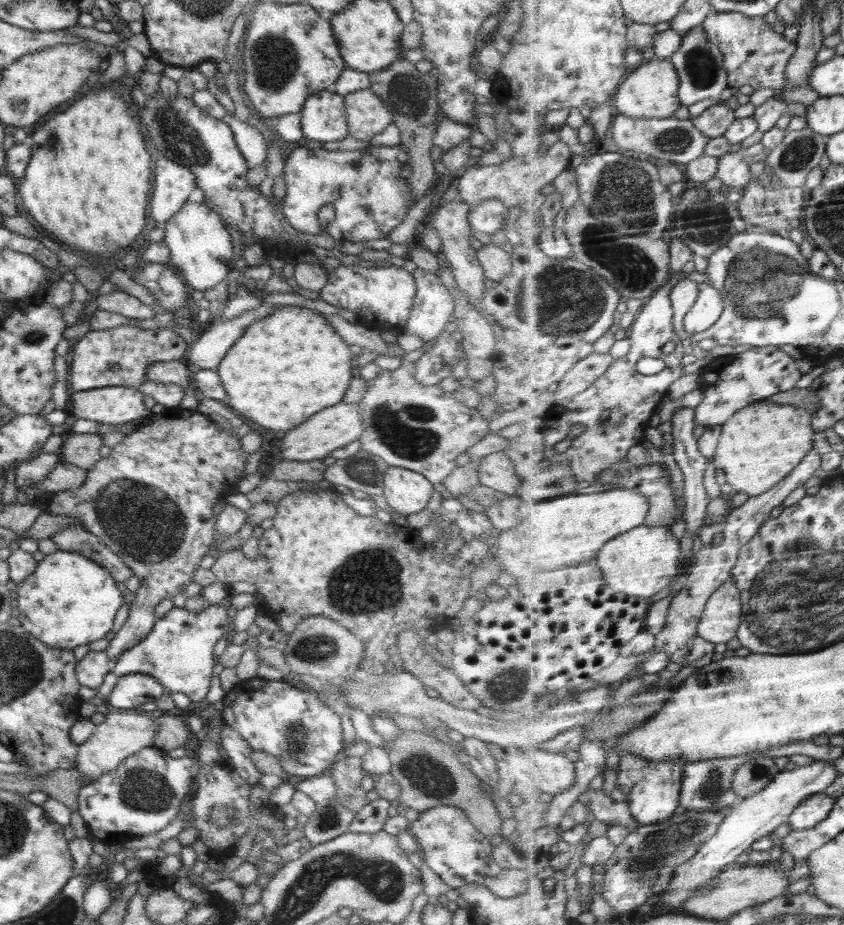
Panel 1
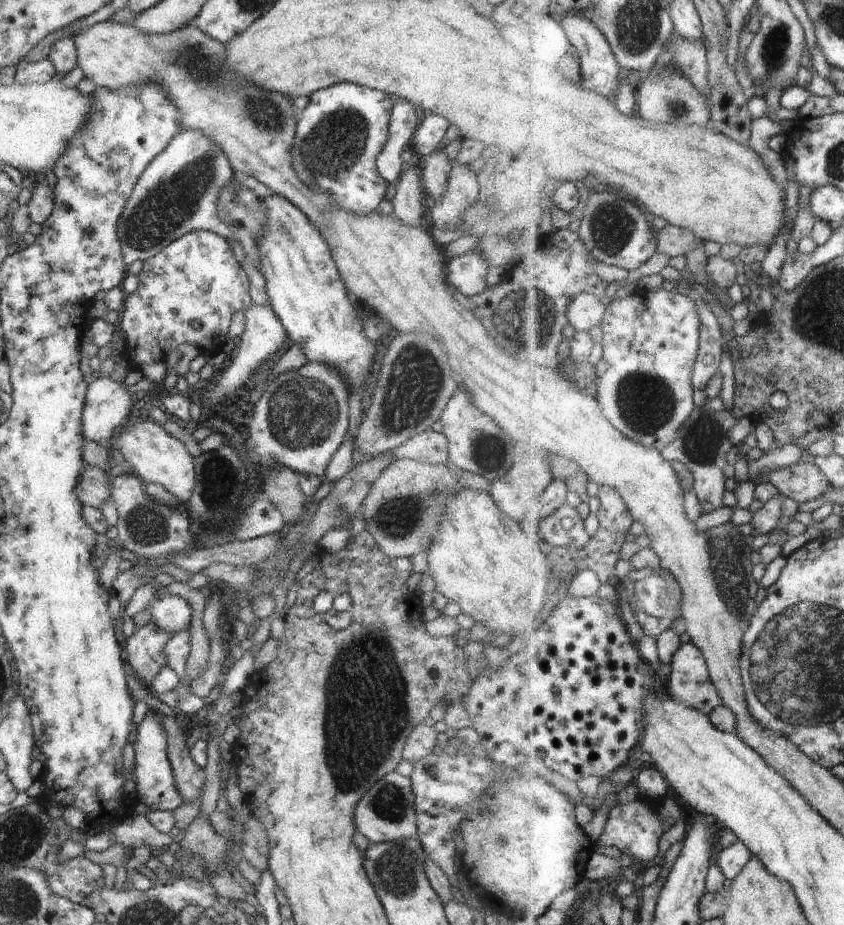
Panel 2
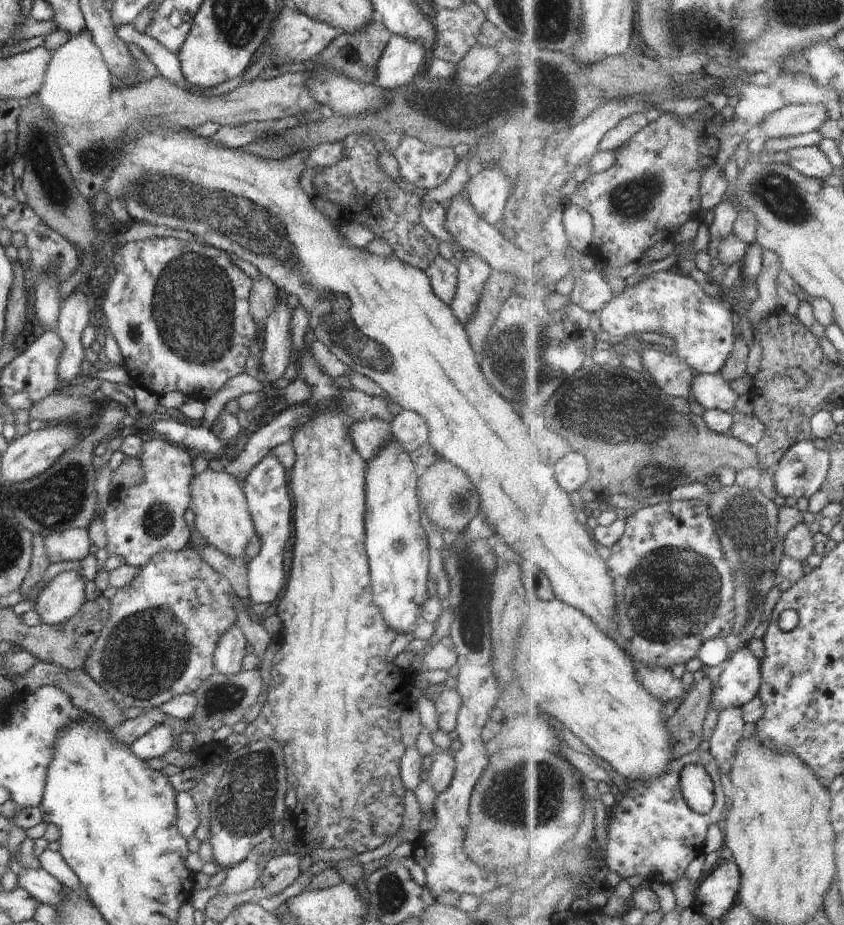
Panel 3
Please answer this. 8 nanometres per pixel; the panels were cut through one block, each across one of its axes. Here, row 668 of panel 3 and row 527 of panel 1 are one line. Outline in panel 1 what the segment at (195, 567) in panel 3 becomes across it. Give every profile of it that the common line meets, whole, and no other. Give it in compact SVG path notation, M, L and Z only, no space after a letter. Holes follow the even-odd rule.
M174 407L170 410L166 409L162 414L152 414L146 418L142 418L141 422L135 426L135 429L126 434L120 444L112 447L112 452L108 458L102 458L96 462L87 471L86 479L76 491L62 490L56 493L44 493L42 497L42 510L51 515L64 515L77 518L79 524L91 534L94 534L99 541L106 544L112 552L115 552L122 562L132 571L133 576L140 578L142 585L138 591L128 598L129 615L123 626L118 630L114 638L109 642L105 653L108 655L110 662L114 662L122 652L126 652L129 648L136 646L140 641L147 637L147 634L152 630L155 620L154 608L160 603L163 598L172 599L177 594L185 592L185 588L193 582L193 572L200 567L200 561L203 556L208 554L208 551L216 540L216 519L218 516L214 515L214 503L219 499L224 499L232 490L238 489L238 483L244 478L244 471L247 466L247 459L250 457L246 451L242 451L242 438L232 436L226 430L222 430L217 418L199 414L196 410L183 410L180 407Z

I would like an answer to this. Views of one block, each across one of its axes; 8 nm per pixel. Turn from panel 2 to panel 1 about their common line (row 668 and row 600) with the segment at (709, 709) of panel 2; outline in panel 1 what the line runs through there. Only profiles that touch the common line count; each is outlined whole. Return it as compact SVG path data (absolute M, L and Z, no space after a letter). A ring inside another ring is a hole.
M816 448L798 466L795 473L790 474L779 486L761 494L750 497L742 506L735 508L726 521L724 530L724 540L720 546L709 544L702 547L694 557L695 563L692 566L690 576L686 586L676 595L671 604L667 625L664 630L657 635L656 650L671 654L673 662L682 666L693 666L697 669L708 666L714 662L716 656L716 643L706 640L699 633L699 624L702 622L707 604L711 596L722 588L723 583L730 580L733 570L738 564L742 548L752 541L760 533L761 528L771 518L770 514L782 505L782 502L800 486L804 486L810 478L814 477L814 472L822 467L823 454Z

